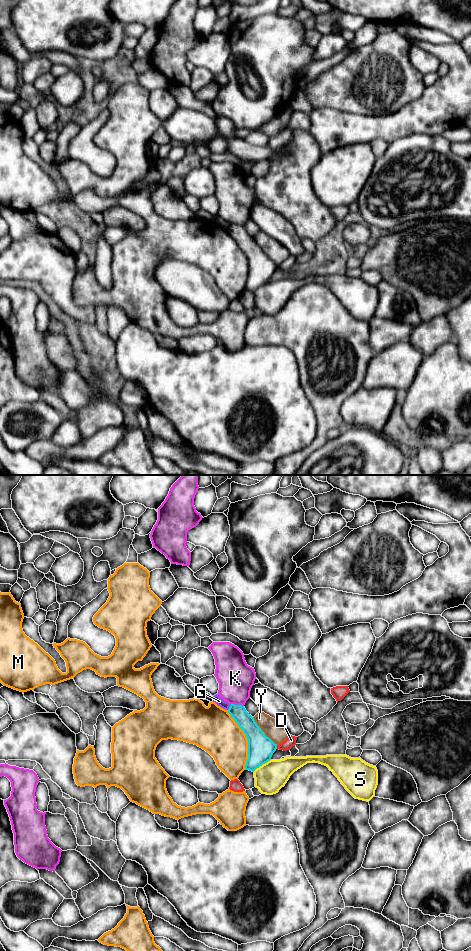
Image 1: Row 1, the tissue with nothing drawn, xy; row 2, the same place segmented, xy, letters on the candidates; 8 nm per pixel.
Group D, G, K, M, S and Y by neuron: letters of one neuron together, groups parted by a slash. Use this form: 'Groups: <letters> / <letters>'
Groups: D / G / K / M / S / Y

